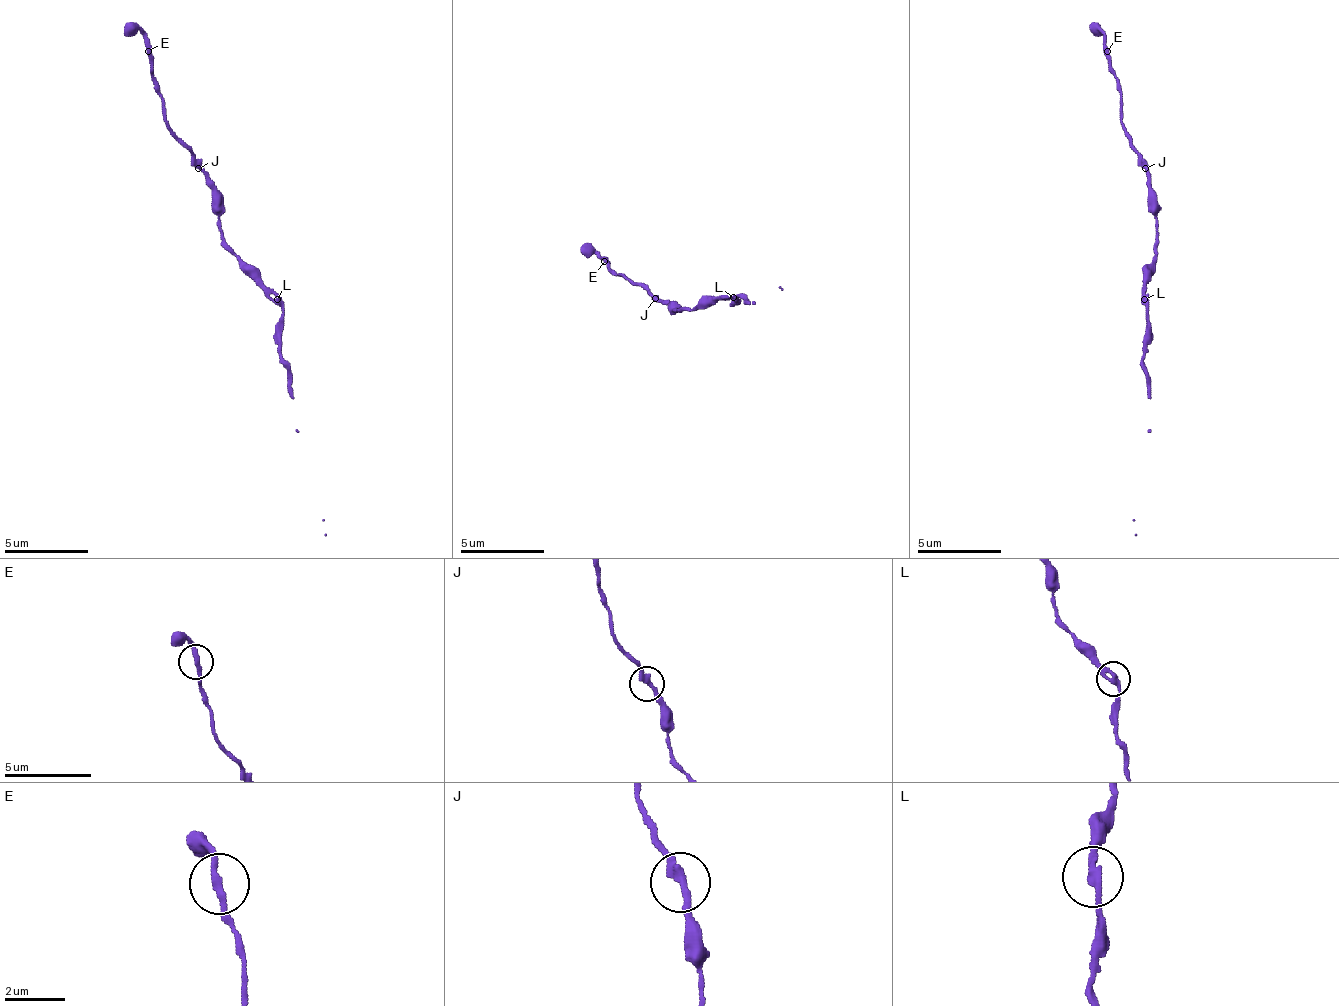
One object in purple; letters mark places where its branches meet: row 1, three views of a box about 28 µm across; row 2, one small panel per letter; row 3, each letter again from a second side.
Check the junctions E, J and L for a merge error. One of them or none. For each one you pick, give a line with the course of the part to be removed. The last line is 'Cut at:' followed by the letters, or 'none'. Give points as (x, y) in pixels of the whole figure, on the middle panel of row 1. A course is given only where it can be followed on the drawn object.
Cut at: none

